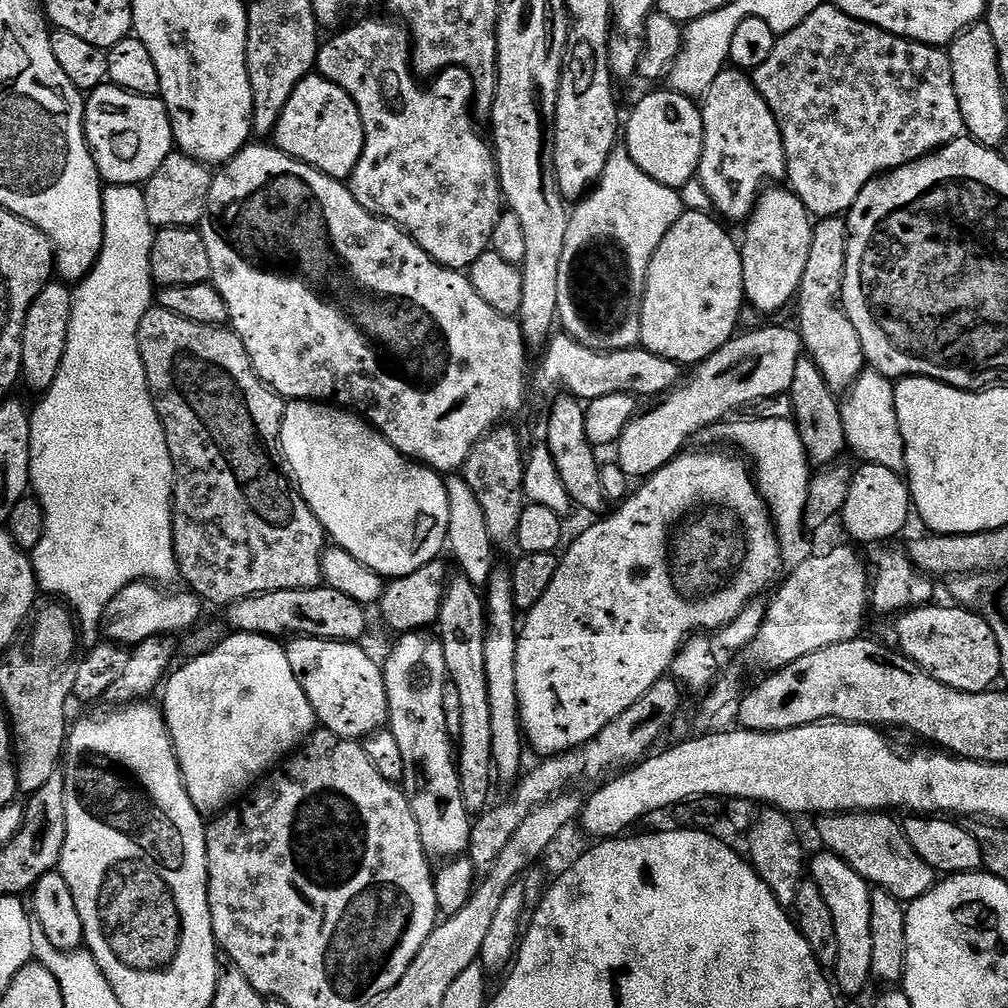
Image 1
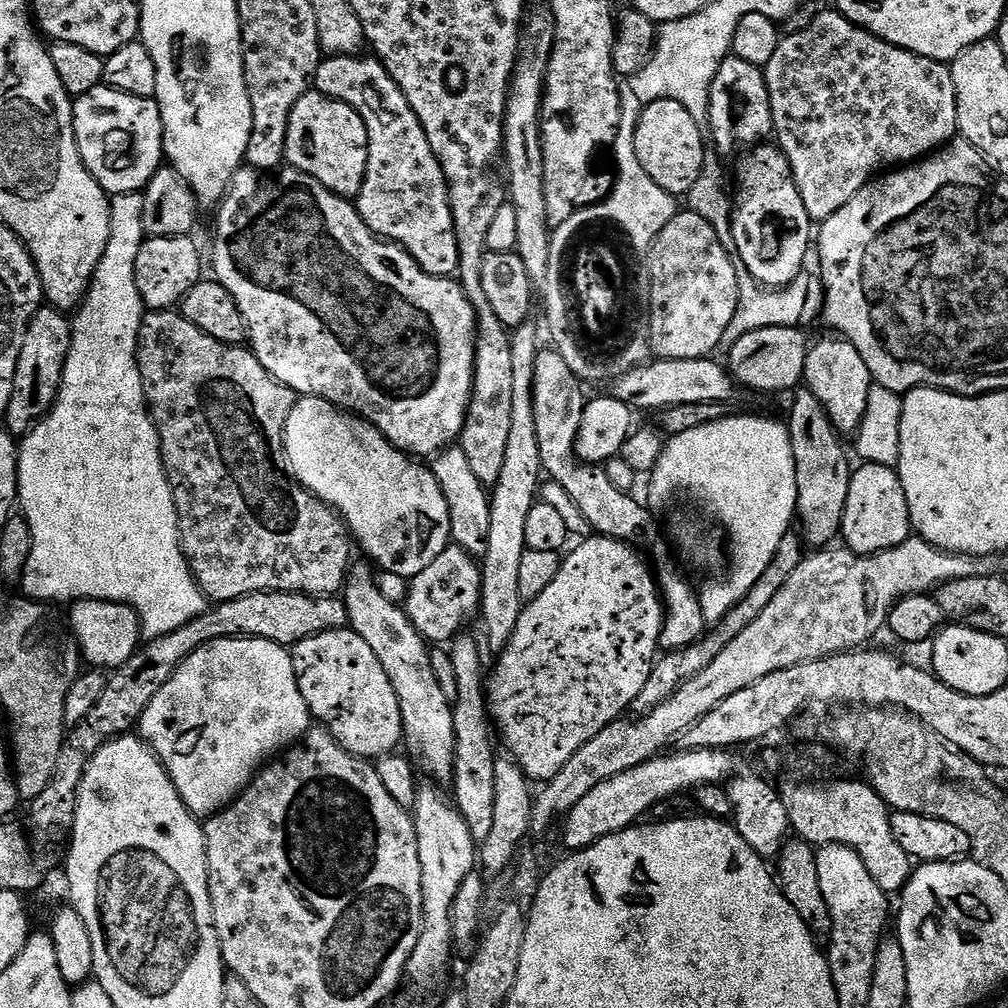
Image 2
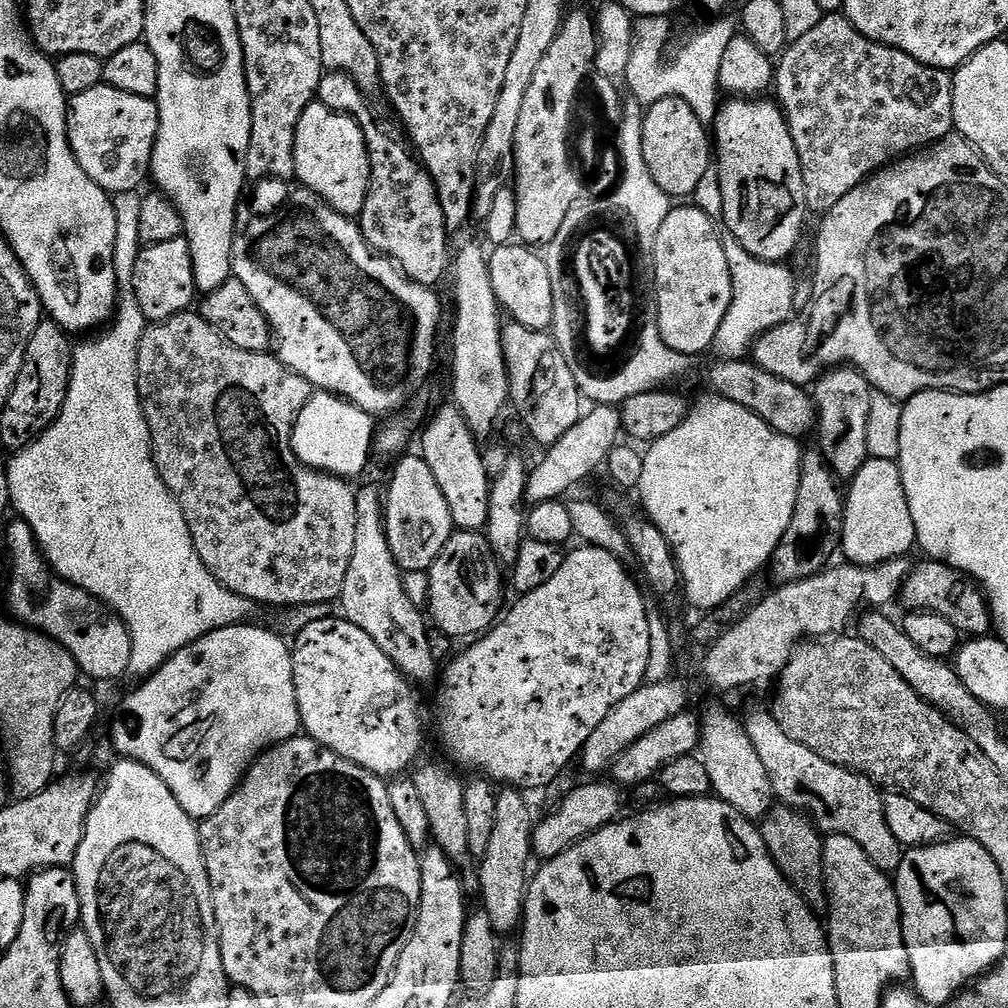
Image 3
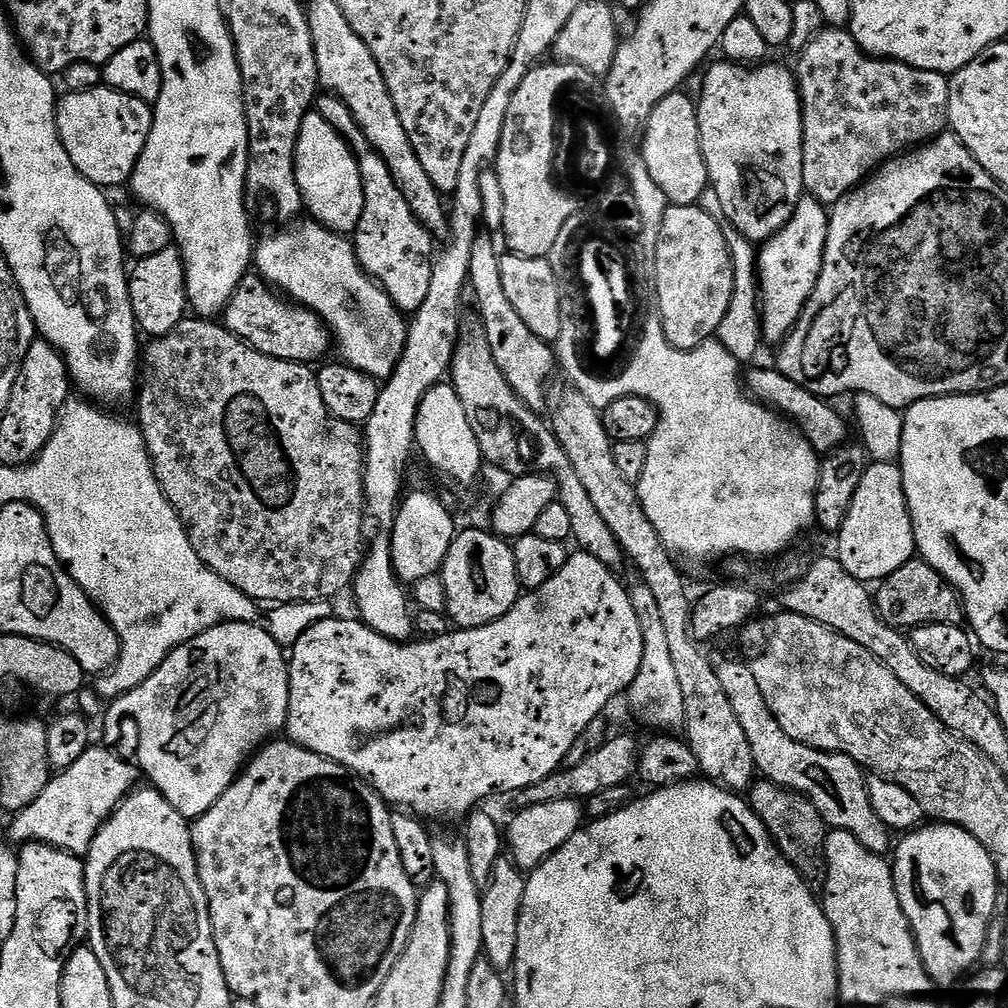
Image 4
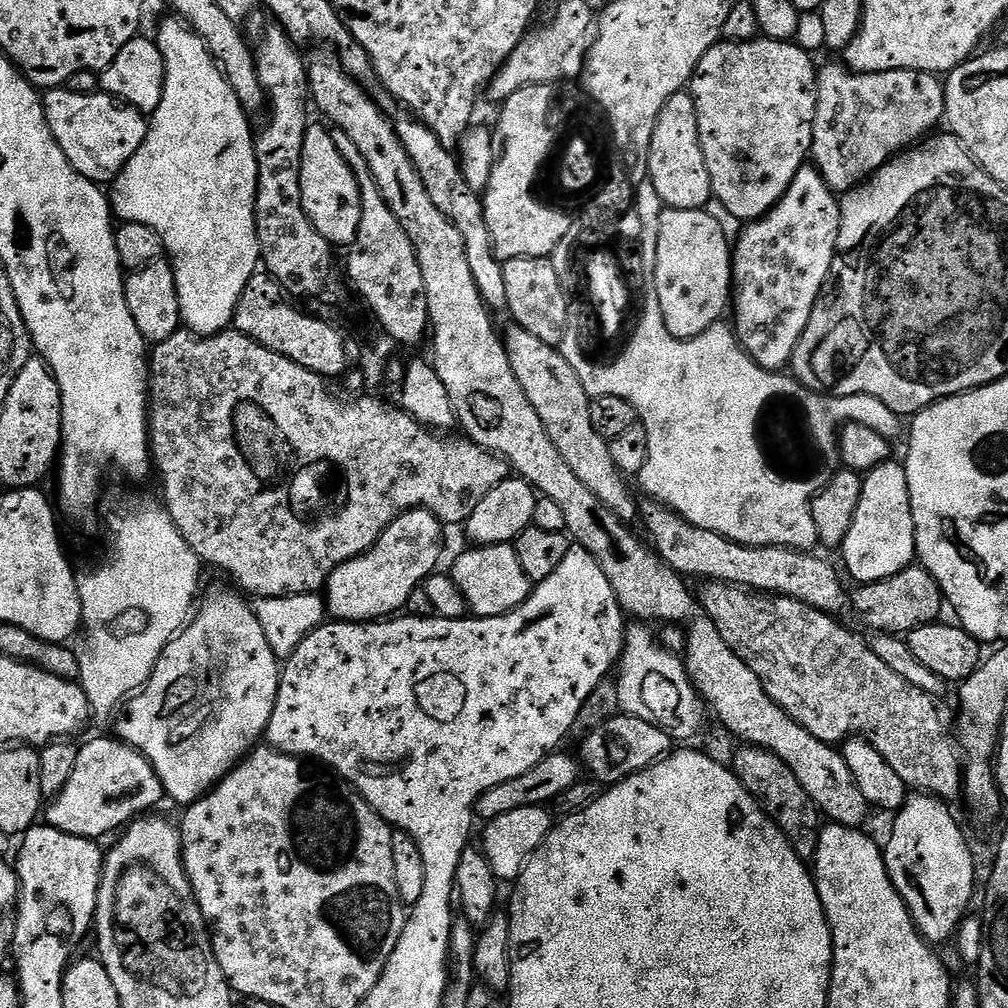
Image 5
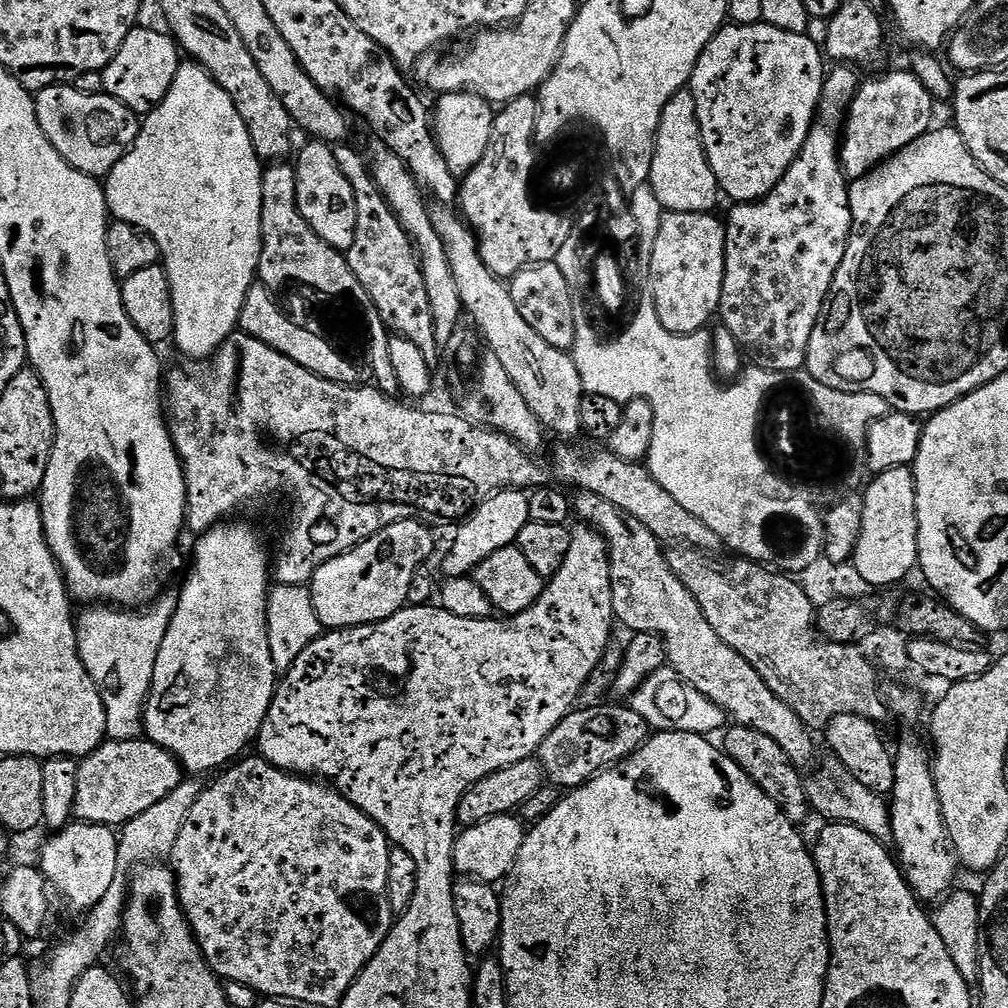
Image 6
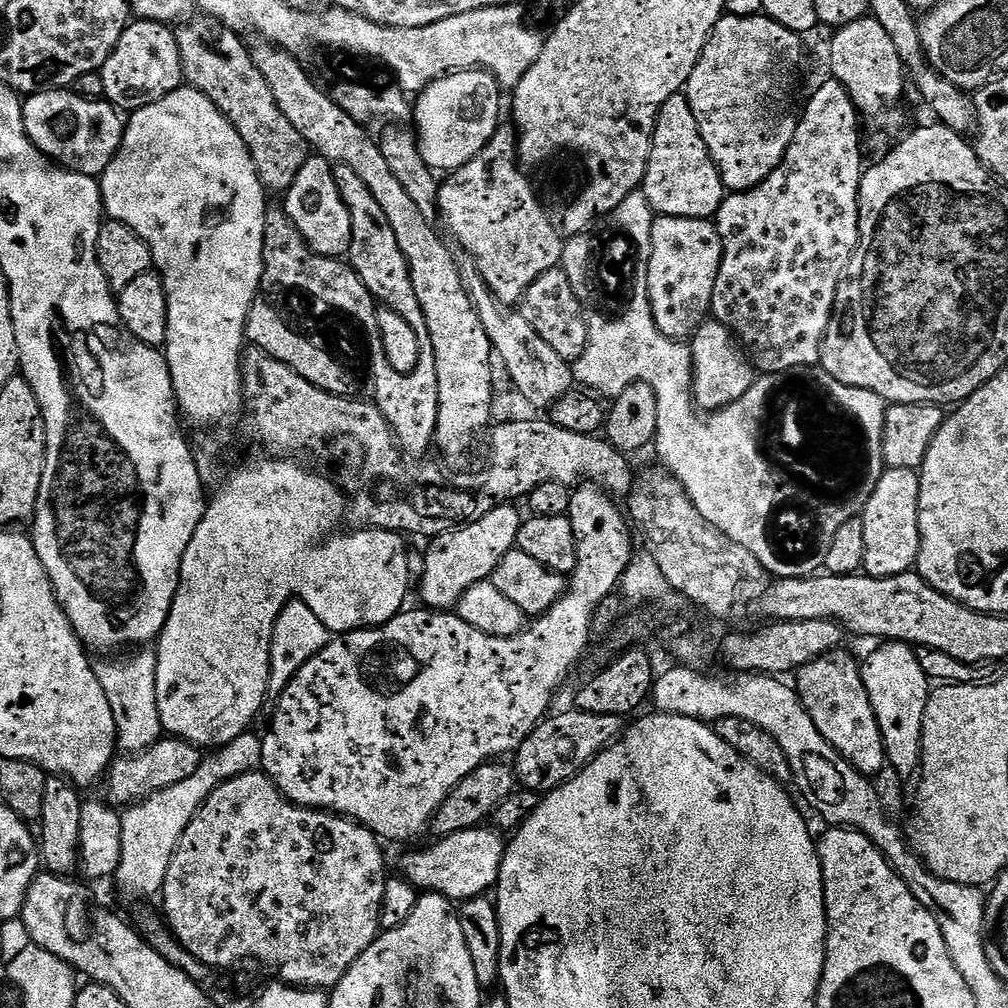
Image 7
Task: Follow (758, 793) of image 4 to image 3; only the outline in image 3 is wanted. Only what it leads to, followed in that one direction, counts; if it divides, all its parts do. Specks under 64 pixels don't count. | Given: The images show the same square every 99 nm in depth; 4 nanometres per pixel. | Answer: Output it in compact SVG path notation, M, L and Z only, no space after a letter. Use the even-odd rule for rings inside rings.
M773 806L763 816L759 825L766 850L778 866L778 870L792 883L794 890L807 902L812 911L824 914L828 911L828 889L824 874L824 836L819 828L802 812L787 806Z

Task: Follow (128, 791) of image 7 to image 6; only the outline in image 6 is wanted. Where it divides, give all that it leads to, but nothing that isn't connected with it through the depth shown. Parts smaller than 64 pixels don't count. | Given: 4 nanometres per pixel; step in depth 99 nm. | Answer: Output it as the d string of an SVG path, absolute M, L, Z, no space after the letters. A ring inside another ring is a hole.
M108 740L97 752L80 760L75 819L85 824L126 825L150 810L154 802L162 802L170 790L178 790L185 778L186 773L174 754L152 740Z

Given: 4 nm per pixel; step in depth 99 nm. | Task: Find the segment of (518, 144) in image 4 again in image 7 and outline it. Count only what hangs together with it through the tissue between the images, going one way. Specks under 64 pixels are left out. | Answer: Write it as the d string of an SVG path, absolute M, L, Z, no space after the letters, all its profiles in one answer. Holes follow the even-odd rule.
M506 126L497 127L490 142L486 142L484 149L474 158L470 158L466 166L443 177L438 212L442 220L444 216L453 238L464 247L461 249L476 261L486 286L490 286L493 294L504 304L519 305L530 282L534 282L538 274L546 274L546 270L561 267L565 244L557 240L553 228L548 228L546 214L539 213L538 206L532 204L532 197L527 194L523 185L522 174L516 172L514 141L512 132Z

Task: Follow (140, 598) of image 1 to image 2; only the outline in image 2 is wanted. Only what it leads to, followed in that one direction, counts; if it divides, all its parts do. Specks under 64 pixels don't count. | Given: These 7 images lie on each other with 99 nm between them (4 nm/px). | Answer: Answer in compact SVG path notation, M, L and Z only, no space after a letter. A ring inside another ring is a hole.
M77 600L68 612L71 635L80 646L81 657L93 669L115 670L123 666L142 643L140 619L129 604L115 604L113 600Z

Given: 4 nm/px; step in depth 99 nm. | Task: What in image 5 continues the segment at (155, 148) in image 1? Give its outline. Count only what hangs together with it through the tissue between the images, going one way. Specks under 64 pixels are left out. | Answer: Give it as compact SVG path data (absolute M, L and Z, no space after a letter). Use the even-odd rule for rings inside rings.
M61 86L47 89L42 99L50 134L54 134L58 146L62 146L62 154L66 154L70 166L101 186L115 181L148 133L149 121L145 113L100 90L74 94L67 86Z

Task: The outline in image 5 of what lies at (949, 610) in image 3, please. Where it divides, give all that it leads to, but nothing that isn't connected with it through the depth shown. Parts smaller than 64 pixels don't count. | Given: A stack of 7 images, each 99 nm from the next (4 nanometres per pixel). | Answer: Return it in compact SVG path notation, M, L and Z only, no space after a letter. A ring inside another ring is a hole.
M922 566L907 568L873 584L859 585L855 590L850 596L851 611L856 611L857 618L876 634L907 634L918 626L935 624L941 619L940 611L946 608L938 582Z

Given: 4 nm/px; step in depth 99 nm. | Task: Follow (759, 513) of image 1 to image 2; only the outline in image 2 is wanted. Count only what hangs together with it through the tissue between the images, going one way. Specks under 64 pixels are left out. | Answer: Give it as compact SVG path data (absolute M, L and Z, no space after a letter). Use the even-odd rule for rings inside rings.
M592 534L581 539L577 544L580 545L576 549L573 547L561 559L560 569L554 577L554 582L550 582L550 586L546 586L546 590L542 590L542 594L538 594L538 598L525 603L522 614L518 618L518 626L514 626L514 634L510 638L510 642L505 646L503 652L499 653L497 660L500 661L497 662L493 672L491 669L486 680L490 720L502 744L502 739L504 739L504 744L508 747L505 748L507 755L518 762L518 766L532 782L552 780L554 774L558 774L558 770L562 770L562 766L566 766L566 762L570 762L572 755L582 746L586 746L586 742L590 742L590 738L594 738L594 734L598 734L598 730L621 719L631 709L632 703L642 691L642 686L645 686L646 680L650 678L652 665L657 659L660 648L660 631L664 625L664 602L655 575L650 571L649 561L643 555L640 557L632 549L635 547L631 543L615 540L610 536Z

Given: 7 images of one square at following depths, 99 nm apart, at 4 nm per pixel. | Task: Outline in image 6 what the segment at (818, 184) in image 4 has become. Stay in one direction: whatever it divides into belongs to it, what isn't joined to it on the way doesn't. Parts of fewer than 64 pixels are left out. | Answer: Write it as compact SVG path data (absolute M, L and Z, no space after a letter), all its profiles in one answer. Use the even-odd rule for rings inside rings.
M910 70L888 72L877 80L865 79L856 89L839 137L840 165L849 181L862 178L910 142L925 136L934 124L932 104L934 97Z

